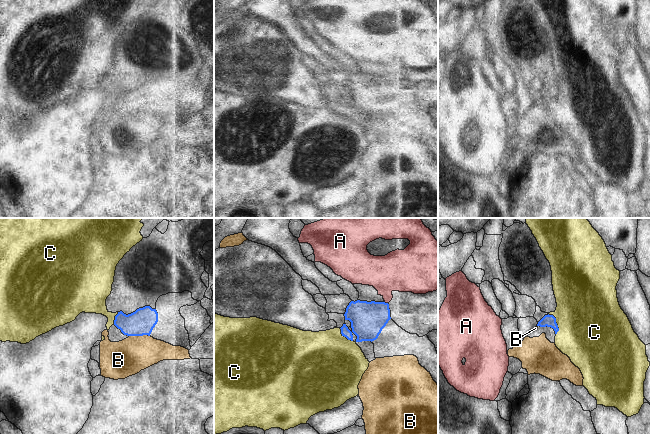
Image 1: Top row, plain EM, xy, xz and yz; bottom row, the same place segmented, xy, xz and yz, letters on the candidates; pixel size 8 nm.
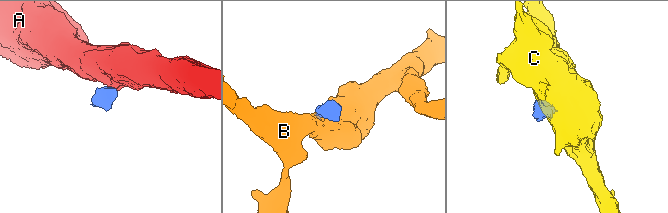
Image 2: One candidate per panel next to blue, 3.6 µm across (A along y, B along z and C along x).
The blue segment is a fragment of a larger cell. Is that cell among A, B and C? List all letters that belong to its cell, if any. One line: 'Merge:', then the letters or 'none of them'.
Merge: C

